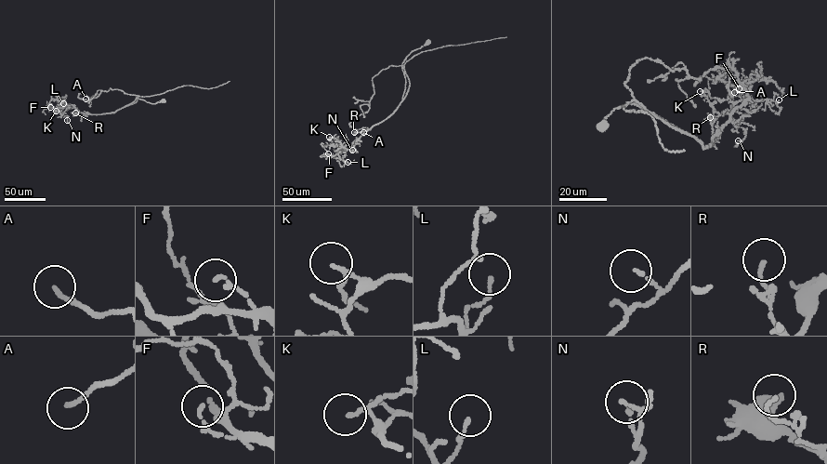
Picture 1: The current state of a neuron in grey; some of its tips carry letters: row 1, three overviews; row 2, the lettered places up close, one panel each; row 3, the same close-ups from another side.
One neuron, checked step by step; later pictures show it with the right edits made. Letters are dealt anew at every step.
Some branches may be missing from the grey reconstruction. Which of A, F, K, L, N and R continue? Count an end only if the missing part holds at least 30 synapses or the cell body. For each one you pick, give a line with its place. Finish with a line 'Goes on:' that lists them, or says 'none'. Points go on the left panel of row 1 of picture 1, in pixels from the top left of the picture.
Goes on: none

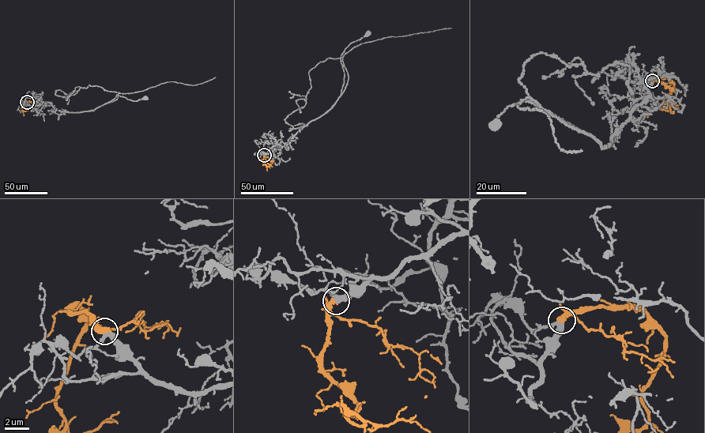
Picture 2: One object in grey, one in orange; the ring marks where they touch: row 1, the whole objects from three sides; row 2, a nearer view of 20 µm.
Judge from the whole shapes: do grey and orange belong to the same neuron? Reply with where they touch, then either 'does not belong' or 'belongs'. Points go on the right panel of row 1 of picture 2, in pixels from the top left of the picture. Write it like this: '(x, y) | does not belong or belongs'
(652, 80) | belongs

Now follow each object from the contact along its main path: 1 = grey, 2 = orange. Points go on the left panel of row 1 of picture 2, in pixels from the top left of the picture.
1: (26, 102), (32, 106), (46, 102), (61, 111), (80, 112), (95, 109), (117, 95), (133, 100), (145, 98)
2: (26, 102), (24, 100), (23, 111), (28, 110)

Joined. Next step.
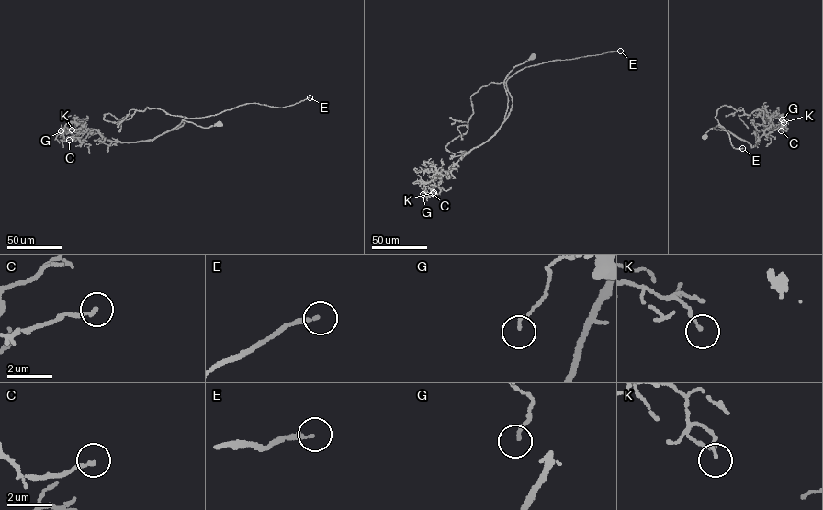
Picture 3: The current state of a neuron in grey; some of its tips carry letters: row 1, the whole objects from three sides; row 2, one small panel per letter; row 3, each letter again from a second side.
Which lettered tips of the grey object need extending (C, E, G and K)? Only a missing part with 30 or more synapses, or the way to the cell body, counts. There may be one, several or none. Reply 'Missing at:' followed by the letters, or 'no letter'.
Missing at: E

